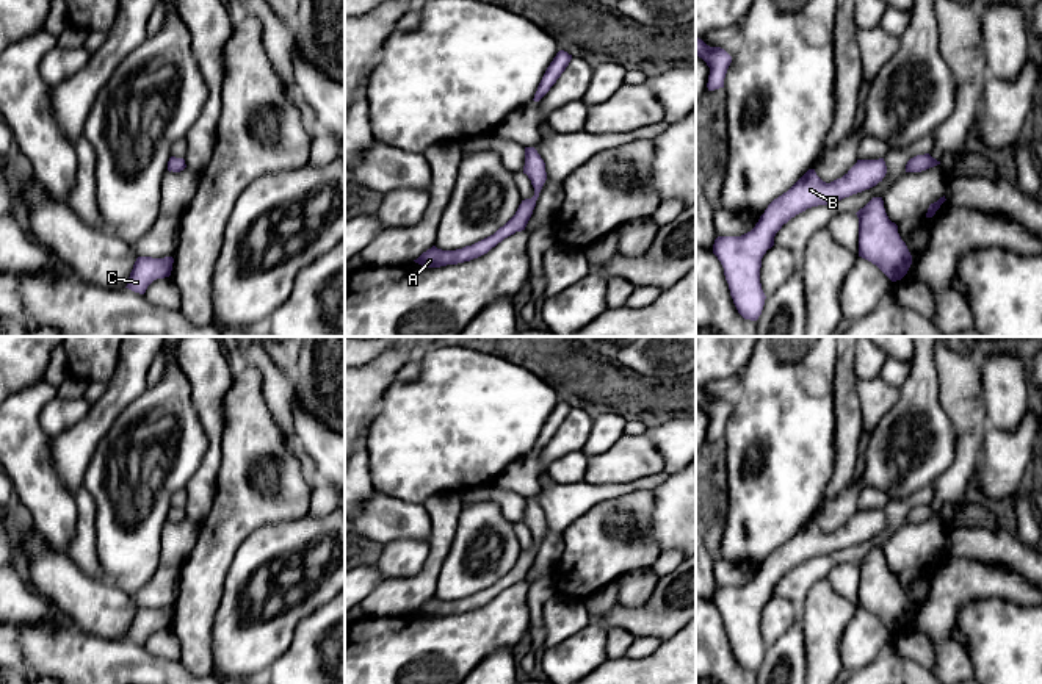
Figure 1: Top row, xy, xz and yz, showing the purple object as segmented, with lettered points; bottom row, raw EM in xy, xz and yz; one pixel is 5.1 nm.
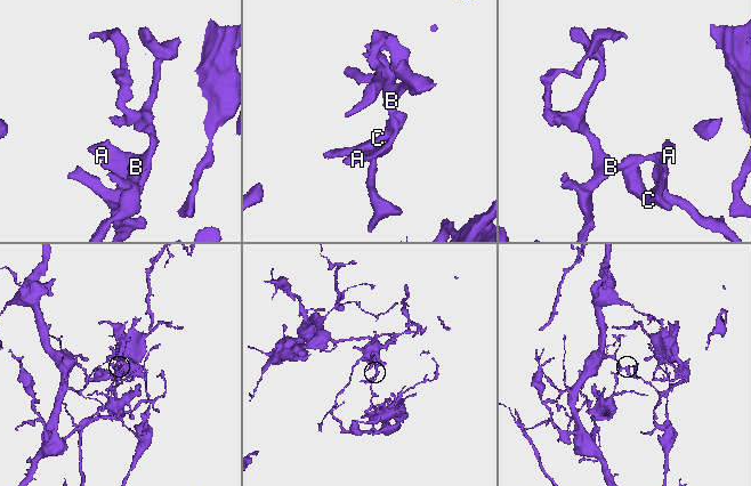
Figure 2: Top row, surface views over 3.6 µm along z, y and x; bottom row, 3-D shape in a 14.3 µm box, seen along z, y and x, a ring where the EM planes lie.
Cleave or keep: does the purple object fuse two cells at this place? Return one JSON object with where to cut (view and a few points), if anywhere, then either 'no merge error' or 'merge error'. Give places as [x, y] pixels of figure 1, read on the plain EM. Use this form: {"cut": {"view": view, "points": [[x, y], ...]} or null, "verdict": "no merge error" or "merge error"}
{"cut": null, "verdict": "no merge error"}

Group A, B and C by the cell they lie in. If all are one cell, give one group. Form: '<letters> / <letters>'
A B C

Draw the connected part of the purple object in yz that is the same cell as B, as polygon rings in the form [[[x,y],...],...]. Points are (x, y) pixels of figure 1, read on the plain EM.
[[[884,509],[857,510],[841,527],[823,532],[809,520],[787,543],[774,549],[755,578],[741,587],[718,587],[713,604],[724,618],[730,646],[744,670],[757,671],[765,656],[760,634],[762,609],[774,596],[774,587],[796,565],[827,556],[876,537],[887,524]]]

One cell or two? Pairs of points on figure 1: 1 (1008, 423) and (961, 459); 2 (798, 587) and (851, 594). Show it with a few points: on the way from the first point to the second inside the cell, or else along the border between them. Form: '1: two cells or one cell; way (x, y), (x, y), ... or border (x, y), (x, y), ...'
1: two cells; border (981, 385), (986, 421)
2: two cells; border (854, 562), (839, 562), (828, 576)

